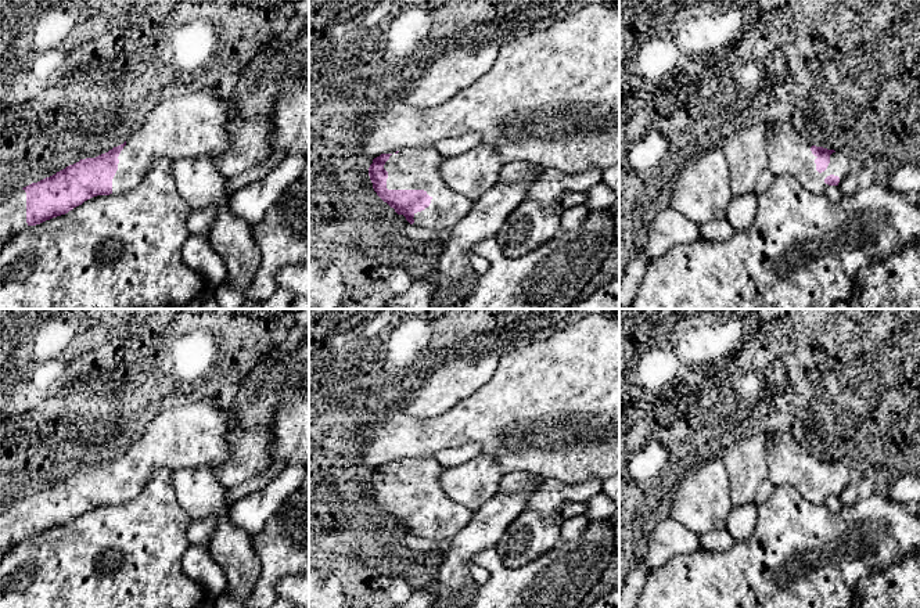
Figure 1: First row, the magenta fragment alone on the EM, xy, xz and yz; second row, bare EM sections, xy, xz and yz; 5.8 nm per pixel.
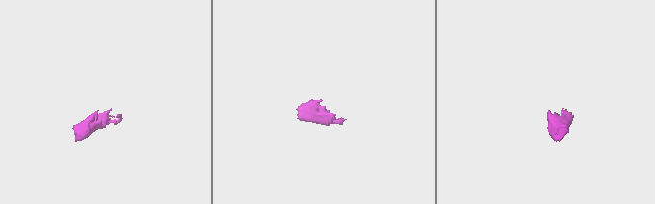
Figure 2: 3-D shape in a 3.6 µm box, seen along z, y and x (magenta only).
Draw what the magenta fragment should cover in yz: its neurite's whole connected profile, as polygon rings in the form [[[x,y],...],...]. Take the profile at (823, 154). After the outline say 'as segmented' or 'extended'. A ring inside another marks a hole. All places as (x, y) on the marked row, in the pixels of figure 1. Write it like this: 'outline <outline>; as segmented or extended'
outline [[[791,120],[769,126],[766,134],[769,169],[777,176],[794,176],[813,194],[824,194],[829,186],[838,186],[852,161],[842,151],[812,145]]]; extended

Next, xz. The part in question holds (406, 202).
outline [[[405,148],[373,159],[369,176],[377,195],[410,224],[452,230],[474,202],[449,188],[441,176],[445,159],[435,148]]]; extended

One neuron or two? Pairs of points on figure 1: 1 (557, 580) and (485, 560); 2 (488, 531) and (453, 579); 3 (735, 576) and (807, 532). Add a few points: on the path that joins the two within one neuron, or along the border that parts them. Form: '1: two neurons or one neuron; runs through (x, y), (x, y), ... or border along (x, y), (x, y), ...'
1: one neuron; runs through (539, 580), (509, 580), (503, 575)
2: one neuron; runs through (475, 540), (455, 561), (453, 567)
3: one neuron; runs through (753, 568), (761, 560), (779, 560), (789, 550)

